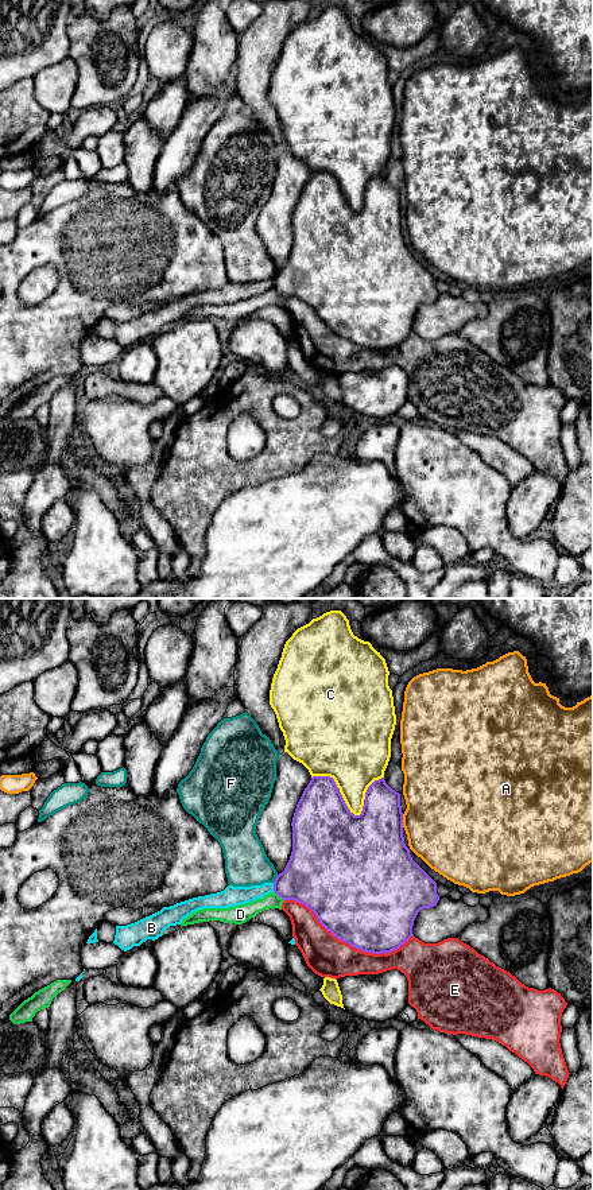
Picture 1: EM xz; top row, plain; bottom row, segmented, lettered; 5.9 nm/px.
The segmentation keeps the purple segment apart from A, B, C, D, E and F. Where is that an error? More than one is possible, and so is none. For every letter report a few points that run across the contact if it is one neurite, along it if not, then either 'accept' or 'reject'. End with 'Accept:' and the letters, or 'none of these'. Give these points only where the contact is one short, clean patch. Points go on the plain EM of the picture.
A: reject
B: reject
C: reject
D: line xz (274, 287), (283, 297); reject
E: reject
F: reject
Accept: none of these

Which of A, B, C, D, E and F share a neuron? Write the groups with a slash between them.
A / B / C / D E / F

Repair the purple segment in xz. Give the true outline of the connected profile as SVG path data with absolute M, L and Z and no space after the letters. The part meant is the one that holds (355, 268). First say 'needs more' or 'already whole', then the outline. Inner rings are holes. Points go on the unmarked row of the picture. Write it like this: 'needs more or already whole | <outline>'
already whole | M313 173L296 201L291 222L292 248L284 267L274 278L274 288L283 296L295 296L309 303L340 337L365 349L391 349L414 332L418 309L437 302L437 279L412 256L404 240L400 190L384 174L368 183L363 208L354 212L333 174Z

